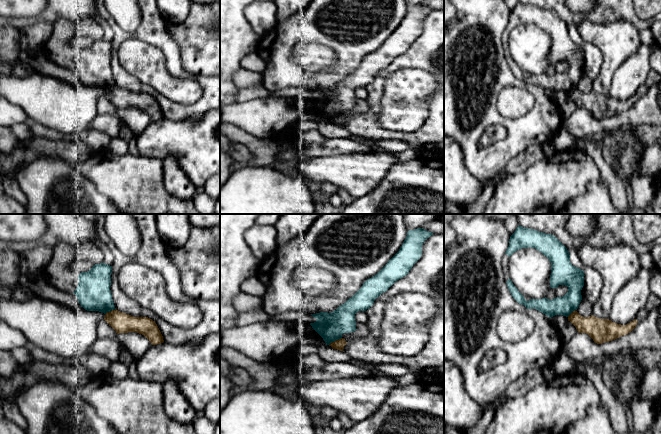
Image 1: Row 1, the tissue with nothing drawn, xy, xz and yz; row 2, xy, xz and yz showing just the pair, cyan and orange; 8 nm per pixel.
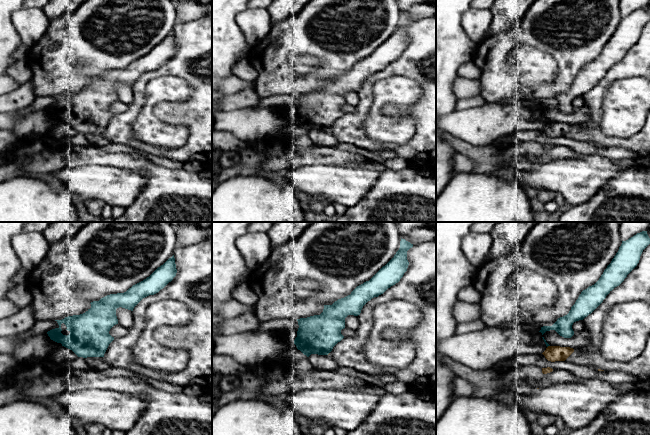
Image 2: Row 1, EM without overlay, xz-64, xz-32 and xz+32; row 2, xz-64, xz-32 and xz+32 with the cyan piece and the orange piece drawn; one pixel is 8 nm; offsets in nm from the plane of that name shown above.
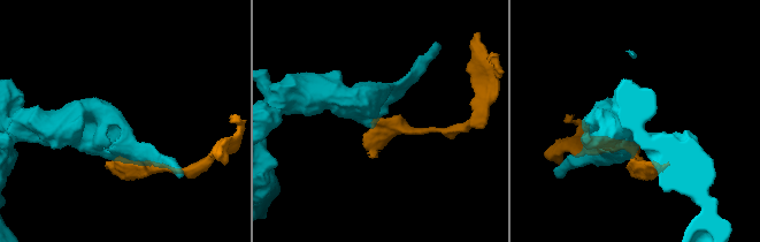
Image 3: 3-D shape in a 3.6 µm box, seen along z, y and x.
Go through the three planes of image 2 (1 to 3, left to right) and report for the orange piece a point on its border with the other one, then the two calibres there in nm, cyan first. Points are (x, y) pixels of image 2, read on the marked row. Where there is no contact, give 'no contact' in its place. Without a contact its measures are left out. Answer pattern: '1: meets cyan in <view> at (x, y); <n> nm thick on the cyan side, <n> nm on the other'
1: no contact
2: meets cyan in xz-32 at (328, 353); 320 nm thick on the cyan side, 20 nm on the other
3: meets cyan in xz+32 at (548, 345); 20 nm thick on the cyan side, 130 nm on the other

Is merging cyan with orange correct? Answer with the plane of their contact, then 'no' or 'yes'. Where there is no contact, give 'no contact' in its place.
xz | no

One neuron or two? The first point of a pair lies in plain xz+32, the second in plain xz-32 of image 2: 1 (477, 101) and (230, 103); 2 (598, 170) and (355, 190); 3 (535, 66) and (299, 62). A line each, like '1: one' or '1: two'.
1: one
2: one
3: one

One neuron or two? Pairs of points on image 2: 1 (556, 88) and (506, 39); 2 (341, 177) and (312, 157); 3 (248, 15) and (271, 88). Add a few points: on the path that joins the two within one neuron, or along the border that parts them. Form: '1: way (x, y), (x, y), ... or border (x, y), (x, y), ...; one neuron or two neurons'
1: way (563, 67), (563, 61), (549, 47), (527, 38); one neuron
2: border (324, 163), (347, 165); two neurons
3: border (272, 25), (269, 32), (251, 47); two neurons

